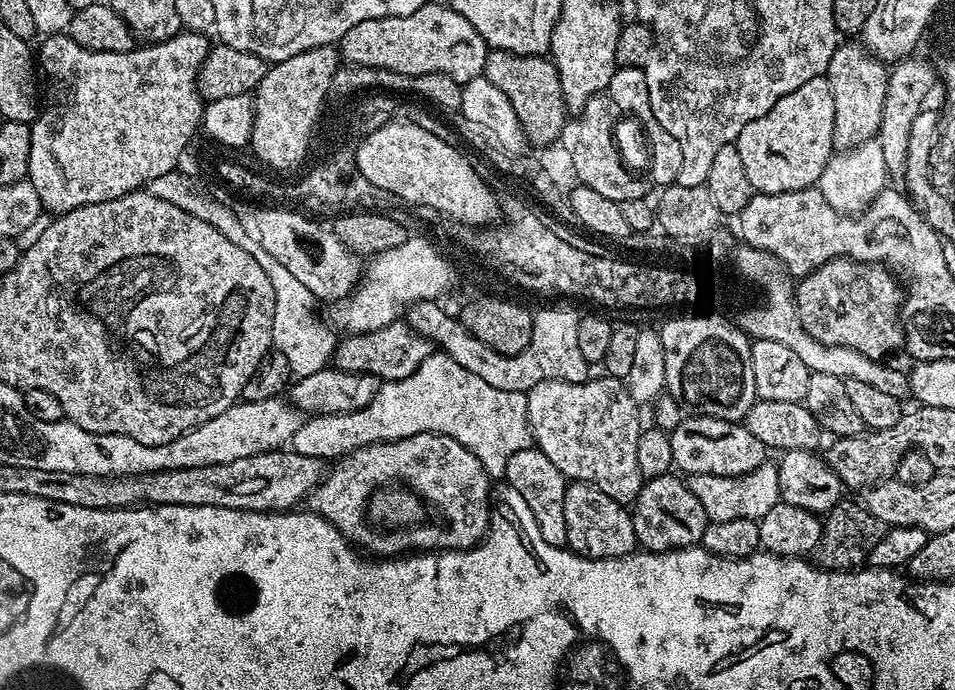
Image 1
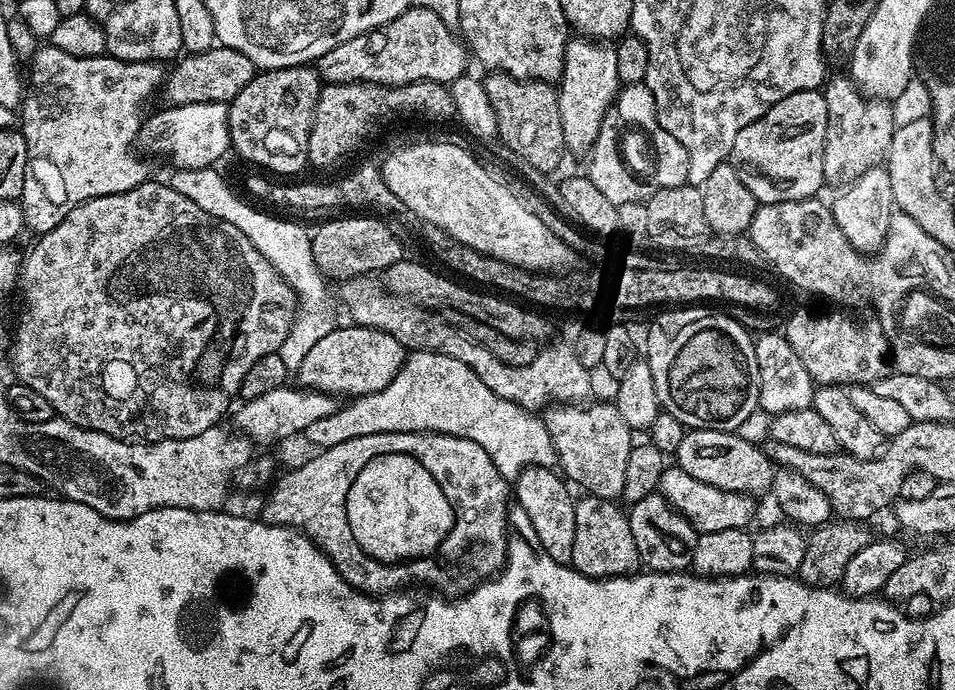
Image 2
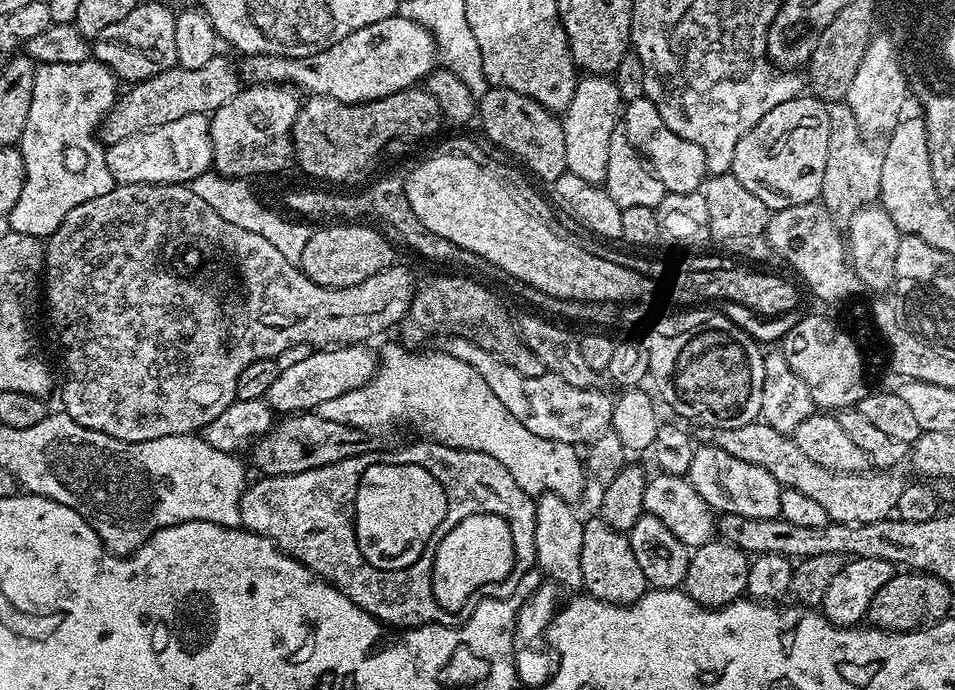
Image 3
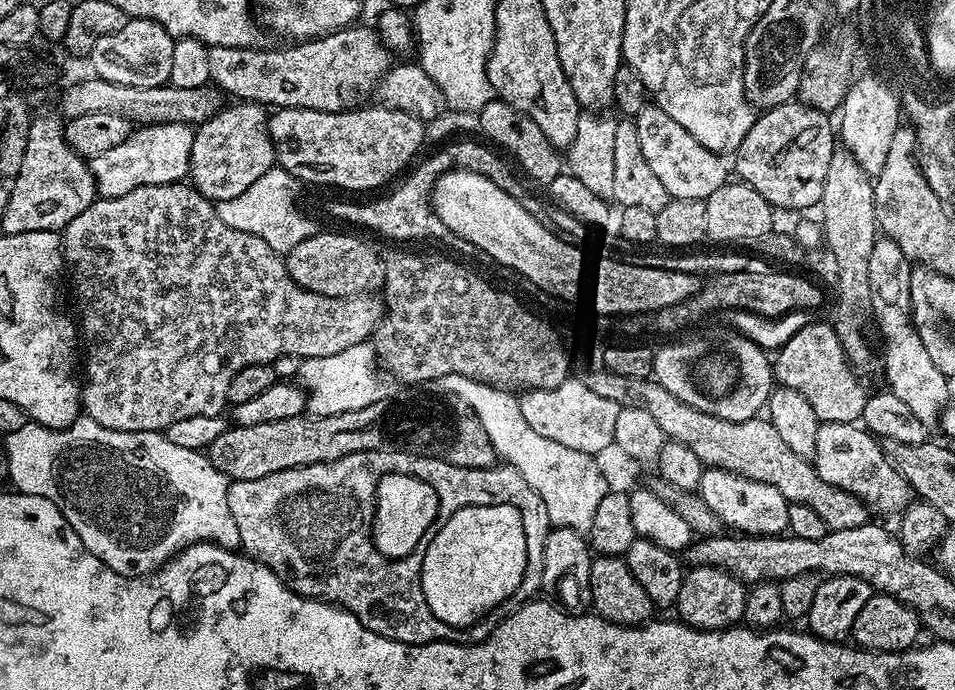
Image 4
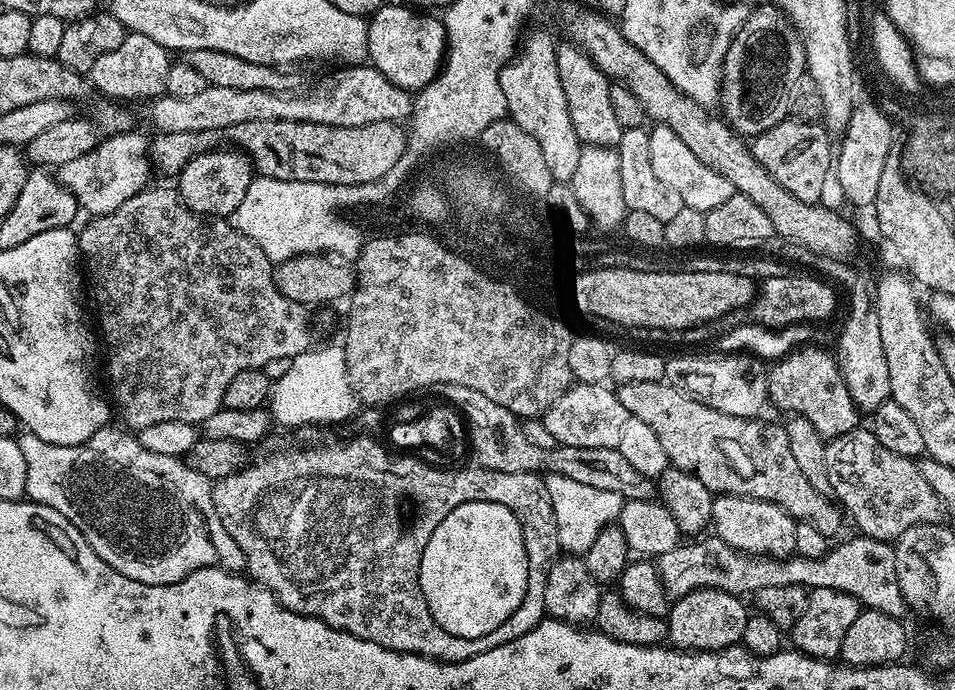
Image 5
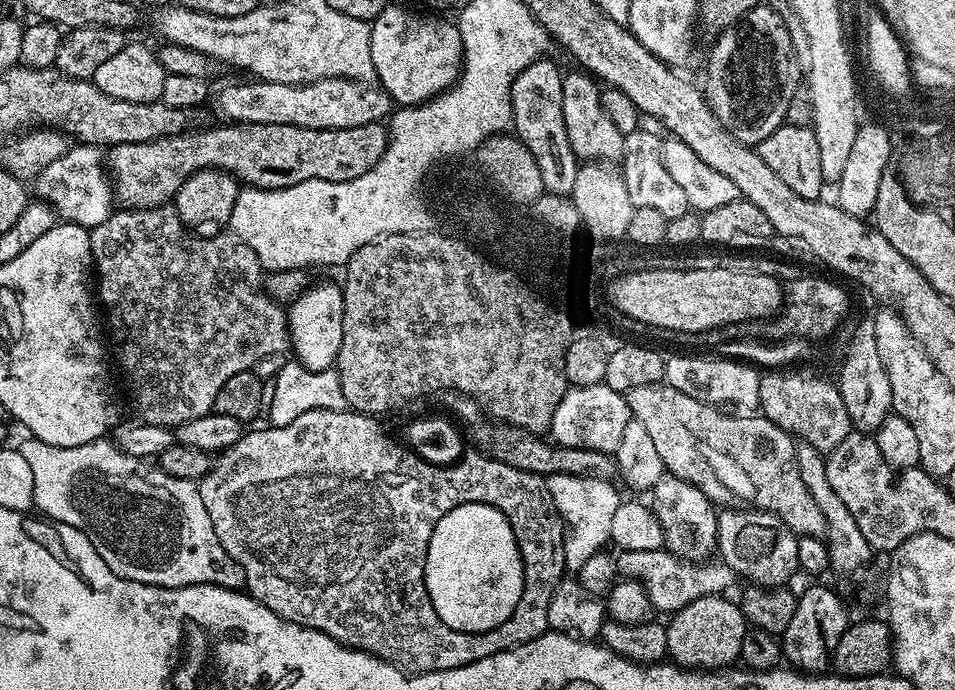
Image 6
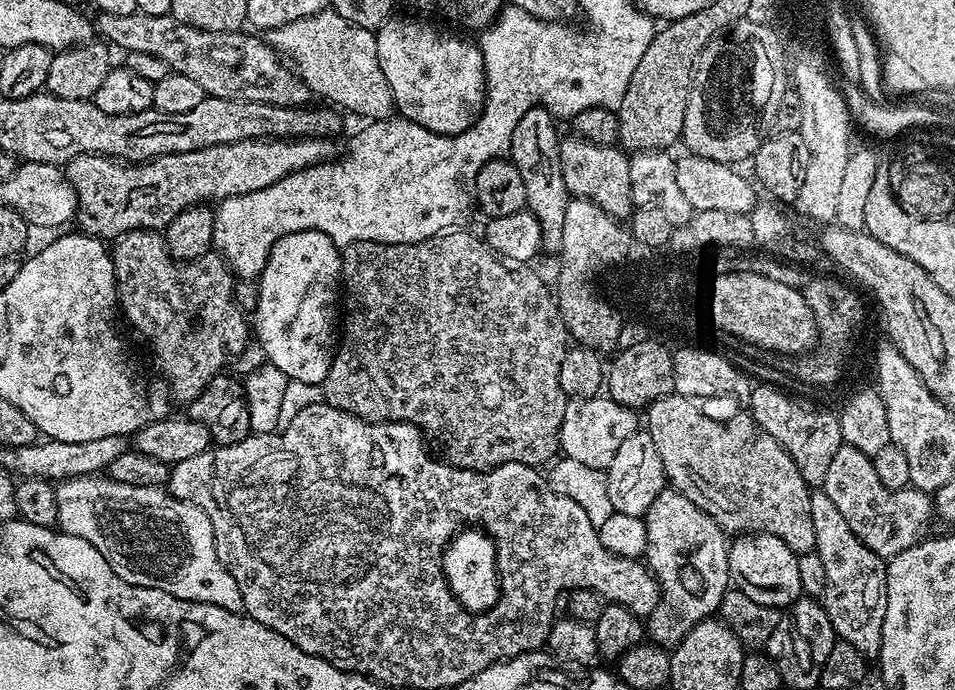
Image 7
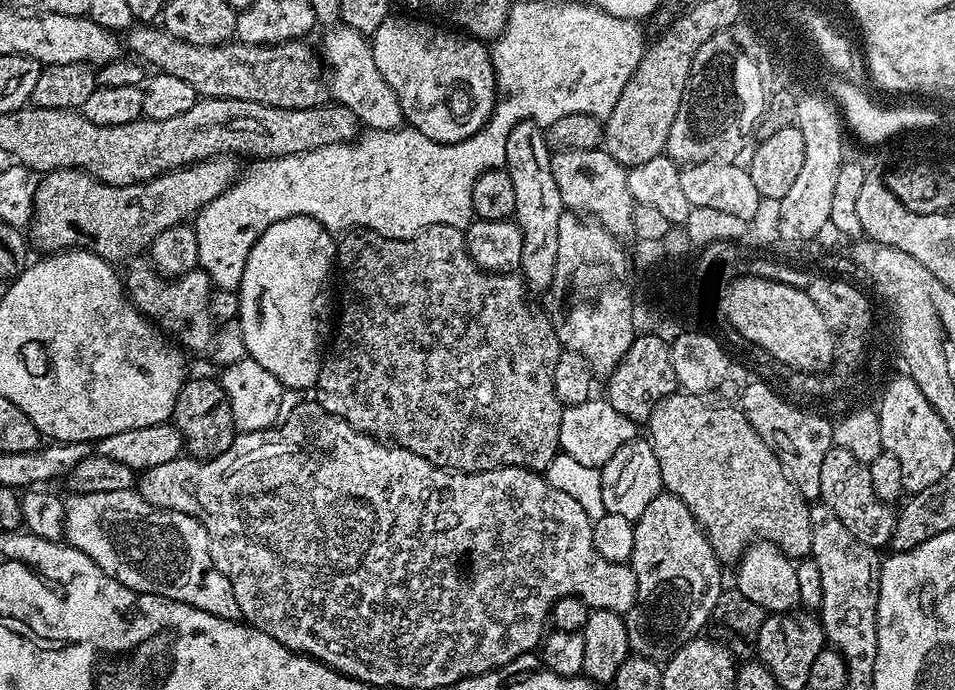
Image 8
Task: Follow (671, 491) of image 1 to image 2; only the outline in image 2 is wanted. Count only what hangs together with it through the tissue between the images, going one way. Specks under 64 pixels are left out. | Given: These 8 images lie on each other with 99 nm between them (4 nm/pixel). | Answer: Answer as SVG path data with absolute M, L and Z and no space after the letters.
M659 491L627 509L630 530L638 546L640 563L649 572L683 572L692 568L697 530Z

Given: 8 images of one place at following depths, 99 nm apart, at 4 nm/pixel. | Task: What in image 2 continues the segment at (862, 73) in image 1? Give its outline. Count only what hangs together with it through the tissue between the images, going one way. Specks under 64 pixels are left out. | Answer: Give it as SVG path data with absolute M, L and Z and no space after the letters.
M847 75L836 76L833 80L831 77L822 91L826 98L828 119L826 146L822 154L824 178L829 185L847 186L887 157L898 117L892 113L893 105L889 101L865 96Z

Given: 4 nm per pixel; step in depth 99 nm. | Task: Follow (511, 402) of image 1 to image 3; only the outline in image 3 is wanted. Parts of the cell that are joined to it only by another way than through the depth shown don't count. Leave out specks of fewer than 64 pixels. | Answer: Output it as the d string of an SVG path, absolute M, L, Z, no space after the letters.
M388 344L381 352L378 352L378 367L375 376L367 380L360 388L350 390L346 394L338 394L338 398L330 398L330 402L322 402L322 406L314 409L314 412L322 418L329 419L333 422L346 423L350 427L360 428L363 430L374 430L372 428L388 428L391 424L409 424L412 428L417 428L420 432L425 432L425 437L431 438L435 443L445 444L451 448L460 448L464 452L481 452L490 458L494 458L498 462L502 462L503 466L514 476L514 482L518 482L518 486L522 491L527 492L529 496L536 498L546 492L553 492L555 496L560 496L563 500L576 502L576 499L584 492L584 476L586 480L586 468L582 463L580 456L573 445L566 442L558 442L550 438L538 438L538 434L530 434L530 430L526 430L526 426L522 426L522 422L518 422L518 418L514 418L514 414L510 414L510 410L506 410L506 406L502 406L502 402L498 402L498 397L490 391L490 386L486 386L486 382L482 379L482 374L478 374L478 370L474 370L474 366L466 366L466 362L458 362L458 358L450 358L450 354L446 354L443 350L436 352L407 352L400 344Z

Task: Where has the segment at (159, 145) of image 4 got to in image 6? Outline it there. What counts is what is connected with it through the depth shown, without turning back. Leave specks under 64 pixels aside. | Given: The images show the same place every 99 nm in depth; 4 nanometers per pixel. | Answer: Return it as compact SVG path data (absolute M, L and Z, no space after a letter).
M79 143L69 147L66 154L56 158L38 173L34 181L37 196L48 203L66 222L93 229L111 213L112 190L104 167L101 149L95 144Z

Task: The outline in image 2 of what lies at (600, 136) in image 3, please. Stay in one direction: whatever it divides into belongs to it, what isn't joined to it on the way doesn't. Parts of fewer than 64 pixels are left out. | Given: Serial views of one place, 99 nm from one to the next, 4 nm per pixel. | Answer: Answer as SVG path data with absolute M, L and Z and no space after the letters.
M587 38L569 39L564 69L558 81L558 114L562 114L562 138L567 151L587 154L602 130L606 114L613 111L616 93L622 85L618 78L618 54L611 43Z

